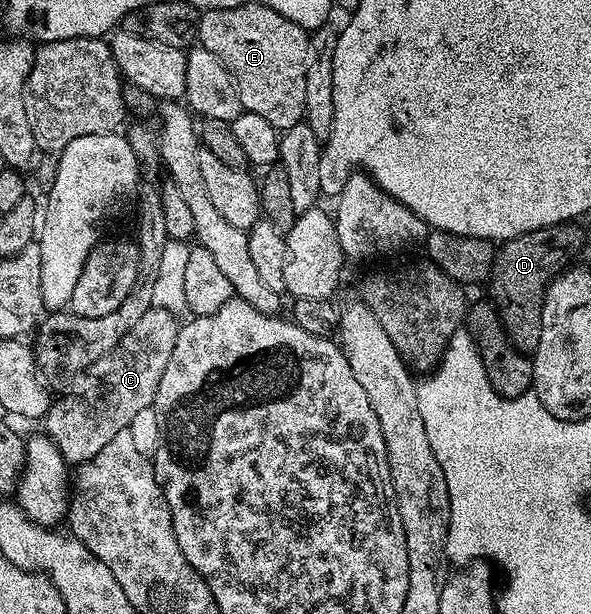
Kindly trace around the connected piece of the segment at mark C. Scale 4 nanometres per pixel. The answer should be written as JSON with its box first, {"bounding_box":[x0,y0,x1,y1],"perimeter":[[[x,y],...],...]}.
{"bounding_box":[45,306,181,466],"perimeter":[[[152,306],[145,310],[133,330],[78,377],[79,385],[52,403],[45,417],[45,432],[61,450],[68,466],[89,462],[93,454],[105,447],[105,442],[130,429],[135,415],[154,405],[161,374],[165,374],[165,366],[169,366],[173,358],[173,346],[177,346],[181,324],[175,320],[178,320],[176,313],[164,308]]]}

